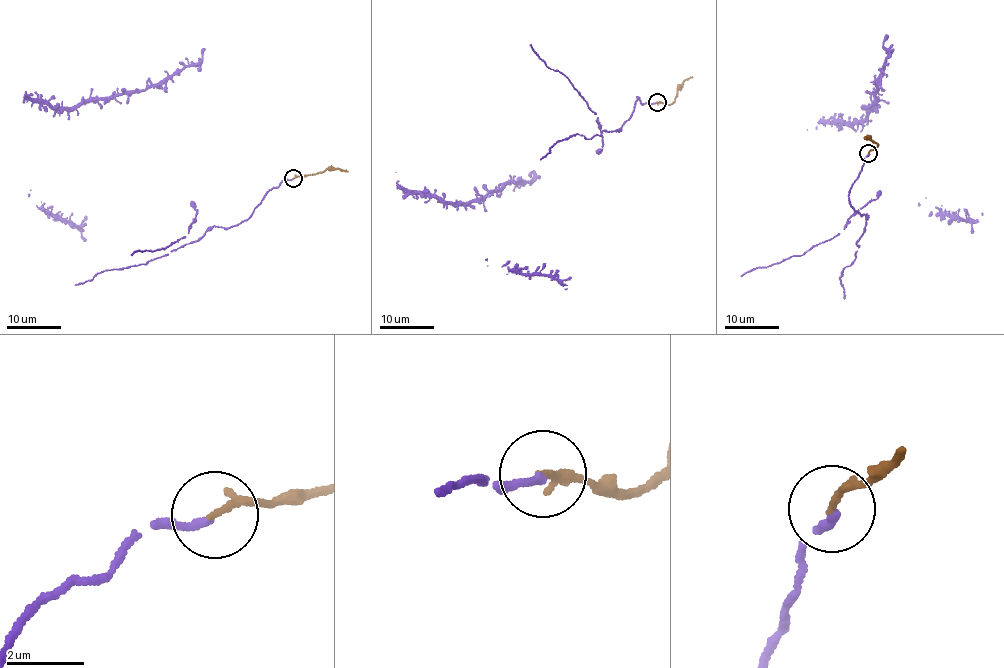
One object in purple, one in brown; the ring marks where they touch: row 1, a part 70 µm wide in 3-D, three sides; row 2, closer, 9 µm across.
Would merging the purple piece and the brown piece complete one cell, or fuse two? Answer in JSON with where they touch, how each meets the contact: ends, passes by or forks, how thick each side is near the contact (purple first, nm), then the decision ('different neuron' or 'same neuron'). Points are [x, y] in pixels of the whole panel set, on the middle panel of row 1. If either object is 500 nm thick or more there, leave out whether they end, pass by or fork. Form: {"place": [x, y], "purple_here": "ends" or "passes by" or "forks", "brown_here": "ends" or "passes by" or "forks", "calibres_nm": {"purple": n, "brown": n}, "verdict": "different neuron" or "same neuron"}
{"place": [657, 102], "purple_here": "ends", "brown_here": "ends", "calibres_nm": {"purple": 200, "brown": 180}, "verdict": "same neuron"}

